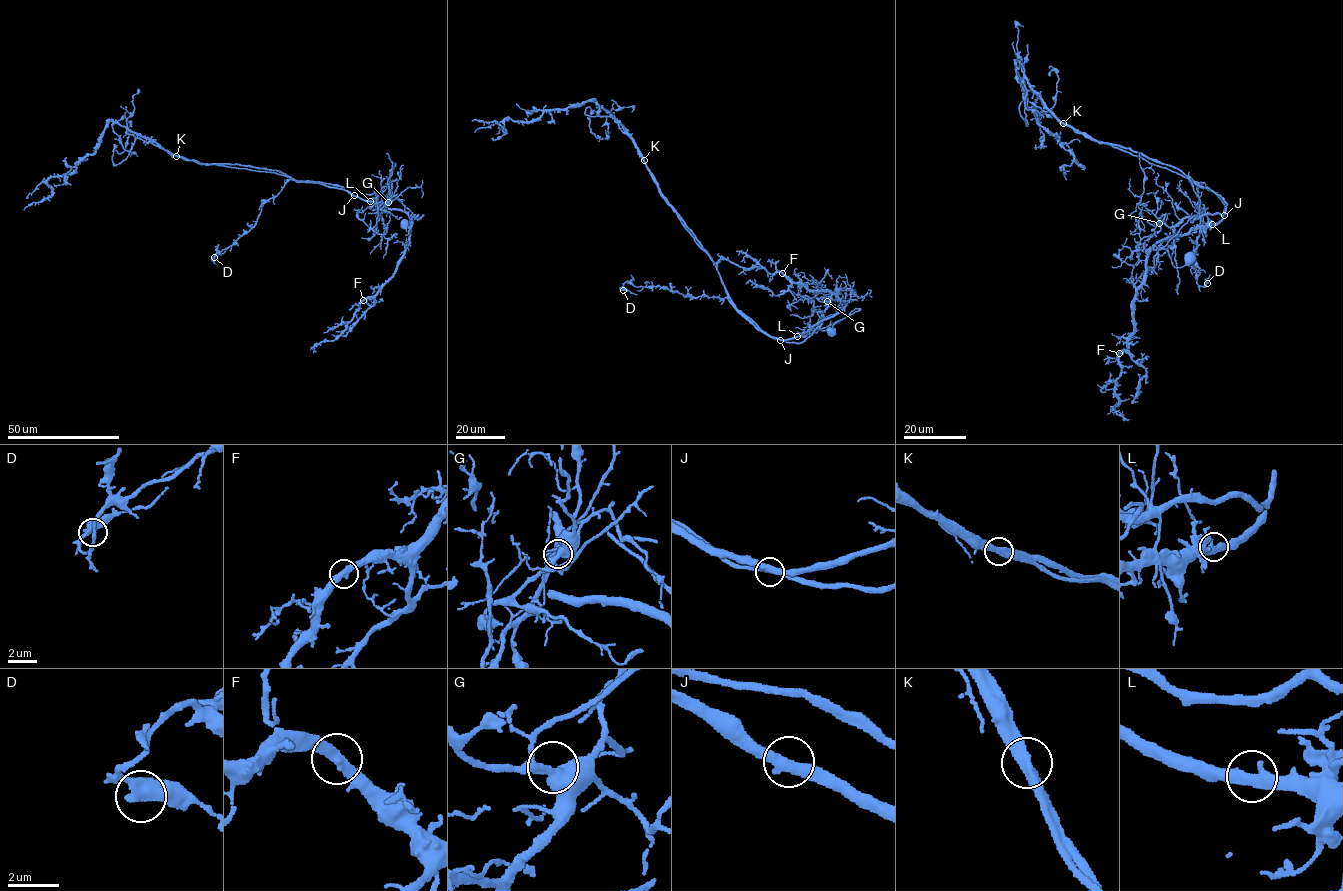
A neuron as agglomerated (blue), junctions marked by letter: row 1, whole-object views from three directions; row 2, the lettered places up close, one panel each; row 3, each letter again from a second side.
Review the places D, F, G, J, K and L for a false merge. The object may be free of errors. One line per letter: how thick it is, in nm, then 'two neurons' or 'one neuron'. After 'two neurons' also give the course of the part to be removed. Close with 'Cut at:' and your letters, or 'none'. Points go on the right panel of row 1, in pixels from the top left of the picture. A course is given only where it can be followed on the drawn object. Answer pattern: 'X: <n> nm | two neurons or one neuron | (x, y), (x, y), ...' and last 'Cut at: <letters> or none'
D: 480 nm | one neuron
F: 440 nm | one neuron
G: 480 nm | one neuron
J: 440 nm | one neuron
K: 440 nm | two neurons | (1063, 123), (1182, 175), (1226, 203), (1221, 215), (1162, 223), (1138, 244), (1134, 265), (1118, 256), (1126, 238)
L: 440 nm | one neuron
Cut at: K

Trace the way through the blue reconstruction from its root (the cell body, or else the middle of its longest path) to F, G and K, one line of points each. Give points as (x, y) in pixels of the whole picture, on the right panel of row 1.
F: (1190, 259), (1175, 267), (1164, 247), (1196, 215), (1195, 228), (1151, 249), (1133, 305), (1135, 330), (1119, 353)
G: (1190, 259), (1183, 266), (1175, 267), (1164, 247), (1196, 215), (1171, 227), (1159, 223)
K: (1190, 259), (1175, 267), (1164, 246), (1194, 215), (1224, 215), (1223, 198), (1179, 169), (1063, 123)

